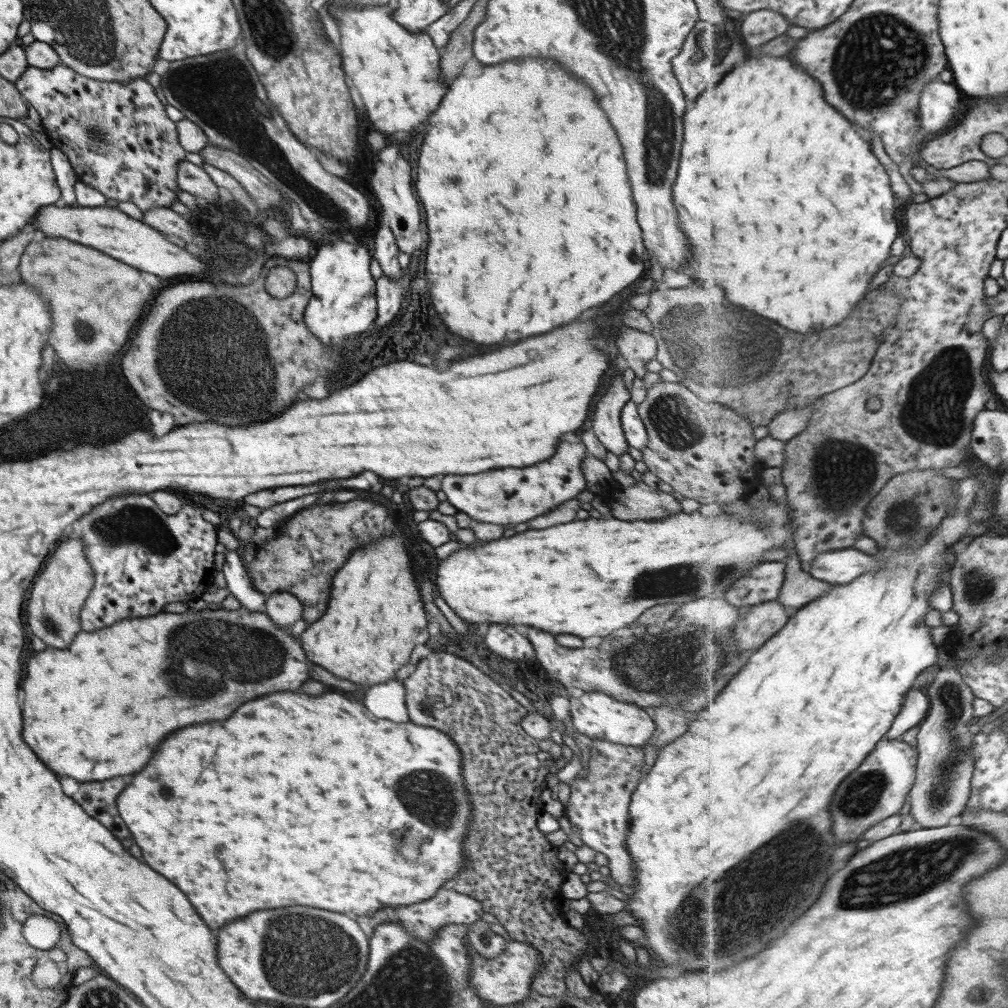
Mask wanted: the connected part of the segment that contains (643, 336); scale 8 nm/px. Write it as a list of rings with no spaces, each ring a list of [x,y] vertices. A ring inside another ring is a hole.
[[[624,325],[617,333],[615,344],[628,366],[634,370],[635,376],[643,379],[647,372],[646,364],[657,356],[657,340],[653,334]]]

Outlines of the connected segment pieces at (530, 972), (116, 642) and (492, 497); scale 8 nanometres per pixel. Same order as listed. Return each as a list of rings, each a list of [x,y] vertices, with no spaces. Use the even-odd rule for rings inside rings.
[[[510,940],[504,946],[502,953],[494,958],[484,958],[474,947],[468,947],[468,954],[472,956],[470,969],[470,986],[476,996],[484,998],[490,1006],[515,1005],[532,993],[532,979],[542,969],[540,952],[526,942]]]
[[[212,606],[204,610],[190,608],[188,611],[180,614],[162,612],[150,617],[132,617],[115,622],[108,628],[92,630],[92,632],[81,630],[66,650],[47,647],[46,650],[36,652],[26,662],[26,682],[22,684],[22,690],[24,690],[24,702],[22,702],[22,718],[24,718],[22,722],[24,722],[24,728],[22,728],[22,738],[32,748],[32,752],[48,766],[48,770],[52,770],[54,774],[66,776],[66,778],[74,778],[78,782],[90,782],[90,780],[100,782],[100,780],[110,780],[114,776],[138,772],[150,760],[152,752],[156,750],[160,740],[166,738],[166,734],[170,734],[170,732],[174,732],[174,730],[178,730],[182,726],[196,724],[196,722],[224,720],[240,704],[244,704],[246,700],[258,698],[262,694],[276,692],[276,690],[296,690],[296,688],[300,688],[300,684],[304,680],[308,680],[310,660],[304,658],[300,642],[294,640],[288,632],[278,630],[276,626],[266,613],[252,612],[243,606],[238,610],[232,610],[232,612],[224,610],[221,606]],[[178,658],[180,658],[180,668],[184,664],[184,680],[190,680],[186,686],[184,686],[184,680],[180,680],[180,676],[178,676]]]
[[[568,440],[568,442],[560,442],[552,458],[540,464],[528,468],[488,470],[484,474],[446,476],[442,480],[441,490],[446,493],[447,501],[454,508],[468,514],[474,520],[500,526],[517,525],[556,510],[566,500],[572,500],[586,490],[586,480],[582,473],[582,460],[586,455],[587,448],[584,443],[573,443]]]

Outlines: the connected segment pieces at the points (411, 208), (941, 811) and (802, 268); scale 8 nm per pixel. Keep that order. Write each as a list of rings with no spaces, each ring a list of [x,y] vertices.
[[[402,158],[396,159],[394,163],[386,165],[380,160],[377,162],[376,172],[372,178],[372,190],[378,196],[378,215],[380,220],[387,223],[400,251],[411,255],[416,249],[416,234],[420,230],[420,208],[412,194],[412,174],[410,166]]]
[[[943,667],[936,683],[928,689],[931,698],[931,710],[928,717],[921,725],[921,730],[917,737],[917,747],[920,749],[920,762],[918,768],[917,784],[911,792],[911,813],[915,825],[912,830],[940,828],[950,826],[958,822],[970,804],[974,786],[974,774],[976,774],[976,751],[974,751],[974,738],[972,724],[976,722],[976,708],[974,700],[976,695],[973,688],[966,684],[959,670]]]
[[[737,51],[737,65],[716,87],[708,87],[690,104],[683,116],[683,143],[679,158],[679,170],[674,182],[673,204],[680,216],[681,230],[684,234],[698,234],[702,238],[690,238],[694,242],[694,274],[698,282],[720,284],[726,288],[732,302],[756,310],[758,314],[772,318],[792,330],[810,332],[820,328],[832,328],[846,321],[861,305],[872,290],[870,284],[874,276],[888,266],[888,258],[892,256],[892,246],[900,236],[898,224],[898,208],[896,208],[896,192],[892,188],[893,180],[884,163],[874,154],[872,144],[864,140],[862,134],[854,128],[852,120],[846,118],[836,106],[826,100],[826,92],[820,80],[808,74],[800,64],[782,58],[782,56],[764,56],[764,58],[750,58],[742,66],[742,51]]]

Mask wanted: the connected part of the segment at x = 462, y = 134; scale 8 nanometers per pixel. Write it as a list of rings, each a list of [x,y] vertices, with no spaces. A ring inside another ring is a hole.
[[[520,58],[512,62],[508,60],[500,64],[483,65],[482,73],[477,77],[456,76],[438,108],[430,114],[430,129],[420,143],[422,152],[414,186],[418,198],[422,200],[430,234],[426,254],[426,278],[430,278],[434,284],[430,298],[446,328],[460,338],[472,338],[470,342],[476,344],[488,346],[514,342],[526,336],[550,332],[564,322],[576,320],[584,310],[610,300],[644,272],[646,250],[642,244],[640,226],[636,222],[637,207],[632,200],[632,186],[628,182],[622,148],[614,128],[606,124],[606,116],[602,114],[594,94],[590,94],[590,88],[584,88],[580,82],[576,82],[576,78],[554,66],[554,62],[556,60],[550,62],[548,58]]]

